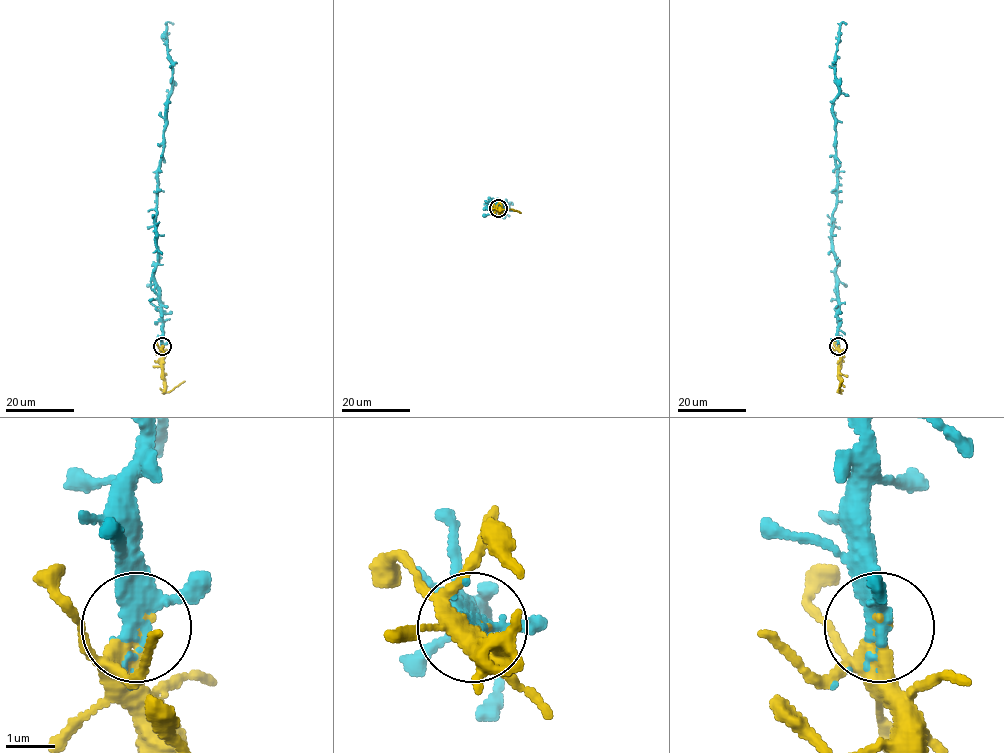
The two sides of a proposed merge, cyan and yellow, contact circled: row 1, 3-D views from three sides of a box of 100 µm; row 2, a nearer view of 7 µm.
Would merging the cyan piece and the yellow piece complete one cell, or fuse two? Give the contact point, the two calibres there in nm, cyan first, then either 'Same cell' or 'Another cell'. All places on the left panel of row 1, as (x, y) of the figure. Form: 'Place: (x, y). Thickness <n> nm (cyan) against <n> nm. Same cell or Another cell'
Place: (162, 346). Thickness 360 nm (cyan) against 240 nm. Same cell

